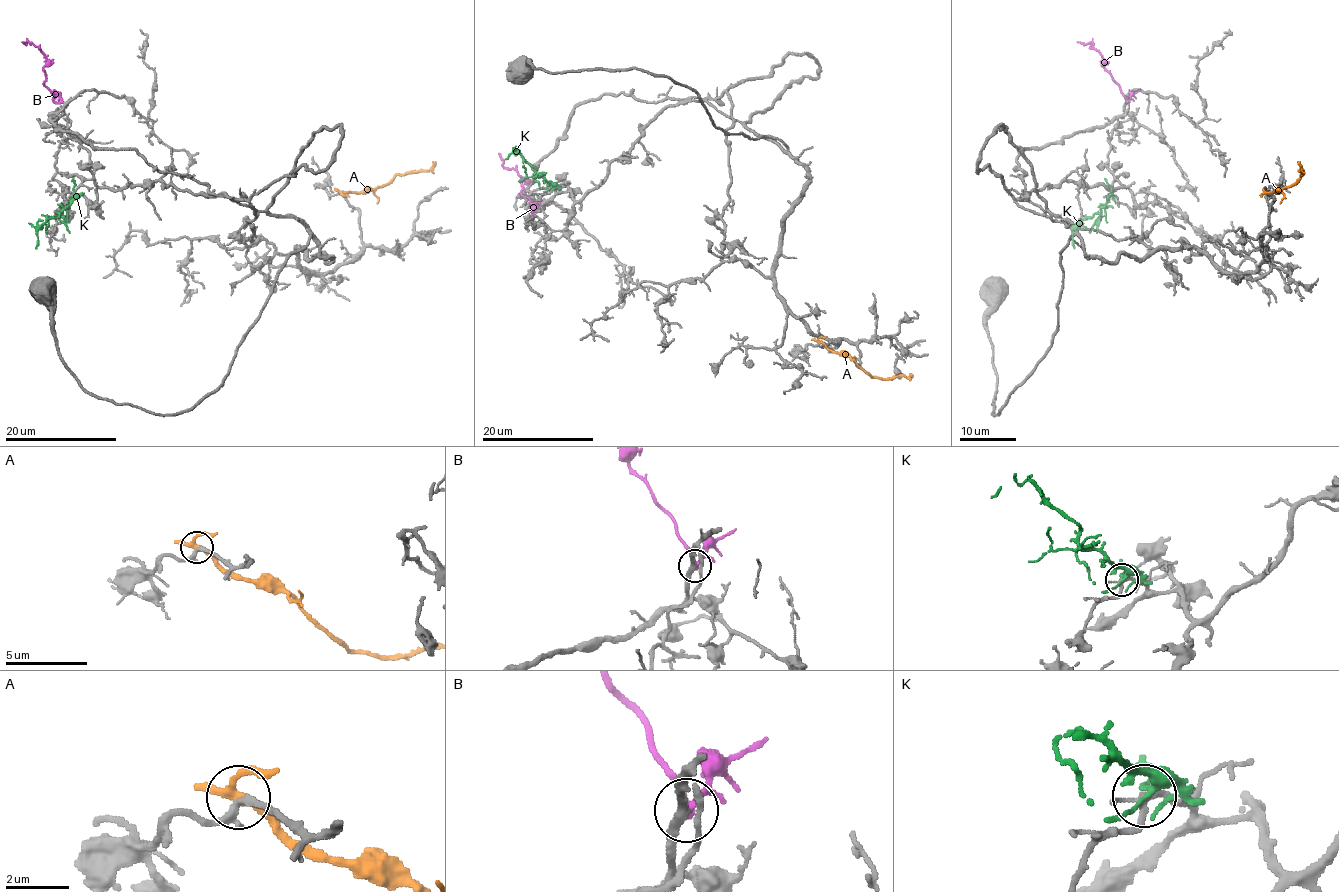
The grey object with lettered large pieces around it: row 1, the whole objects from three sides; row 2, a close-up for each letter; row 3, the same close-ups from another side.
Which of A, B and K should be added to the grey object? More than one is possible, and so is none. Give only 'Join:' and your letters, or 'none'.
Join: B

